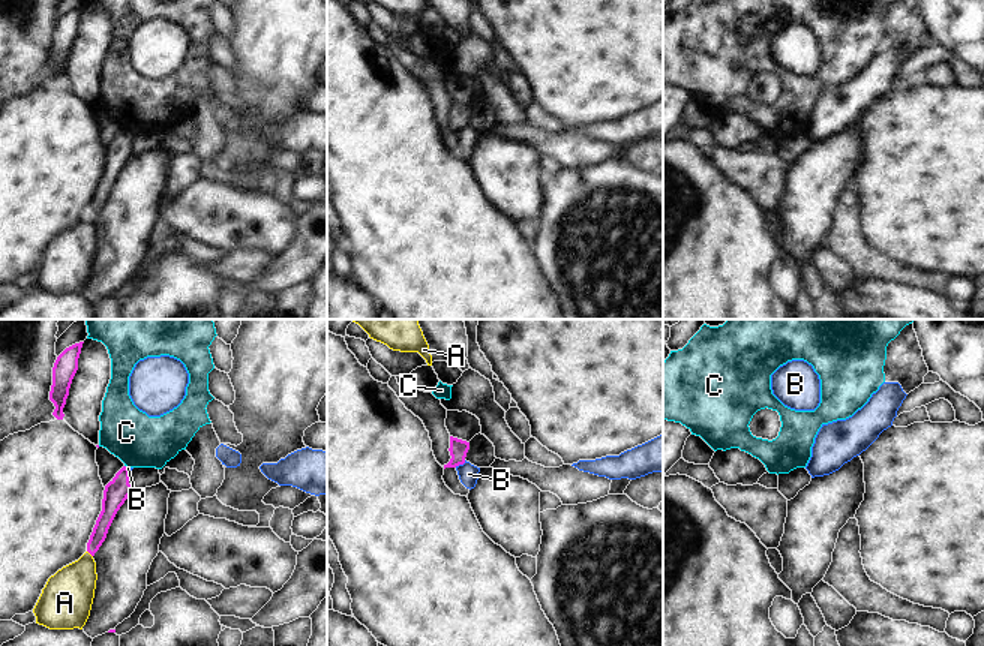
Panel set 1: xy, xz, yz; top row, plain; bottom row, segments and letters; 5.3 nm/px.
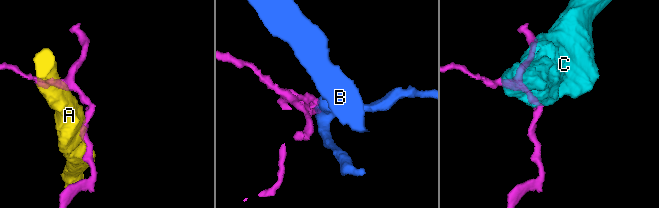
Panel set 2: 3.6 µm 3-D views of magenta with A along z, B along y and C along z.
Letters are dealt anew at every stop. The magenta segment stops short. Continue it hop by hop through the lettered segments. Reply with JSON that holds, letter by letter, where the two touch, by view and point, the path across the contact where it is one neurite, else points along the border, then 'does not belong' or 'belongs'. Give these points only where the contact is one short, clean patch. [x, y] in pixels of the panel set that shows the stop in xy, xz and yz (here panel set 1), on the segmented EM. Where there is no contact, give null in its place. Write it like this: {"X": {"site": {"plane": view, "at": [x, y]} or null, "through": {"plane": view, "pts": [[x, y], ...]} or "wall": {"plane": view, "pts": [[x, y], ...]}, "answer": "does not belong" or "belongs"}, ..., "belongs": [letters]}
{"A": {"site": {"plane": "xy", "at": [89, 552]}, "wall": {"plane": "xy", "pts": [[87, 550], [92, 556]]}, "answer": "does not belong"}, "B": {"site": {"plane": "xz", "at": [459, 463]}, "wall": {"plane": "xz", "pts": [[465, 460], [455, 466]]}, "answer": "does not belong"}, "C": {"site": null, "answer": "does not belong"}, "belongs": []}

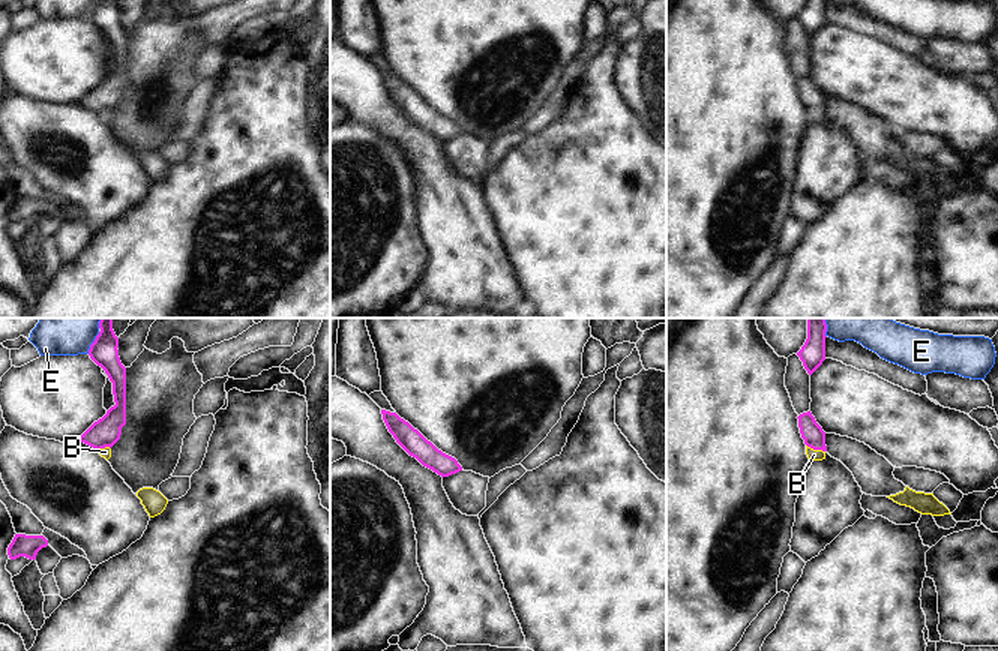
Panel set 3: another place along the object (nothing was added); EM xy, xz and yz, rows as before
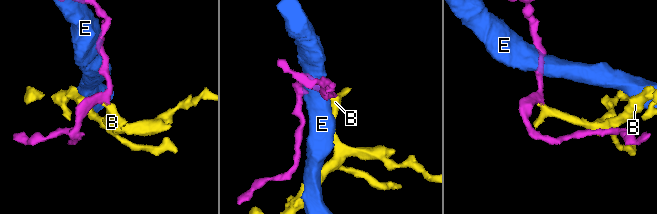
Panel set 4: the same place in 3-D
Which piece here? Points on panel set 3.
{"B": {"site": {"plane": "yz", "at": [815, 449]}, "through": {"plane": "yz", "pts": [[814, 437], [815, 449], [814, 455]]}, "answer": "belongs"}, "E": {"site": {"plane": "xy", "at": [93, 342]}, "wall": {"plane": "xy", "pts": [[99, 332], [87, 353]]}, "answer": "does not belong"}, "belongs": ["B"]}

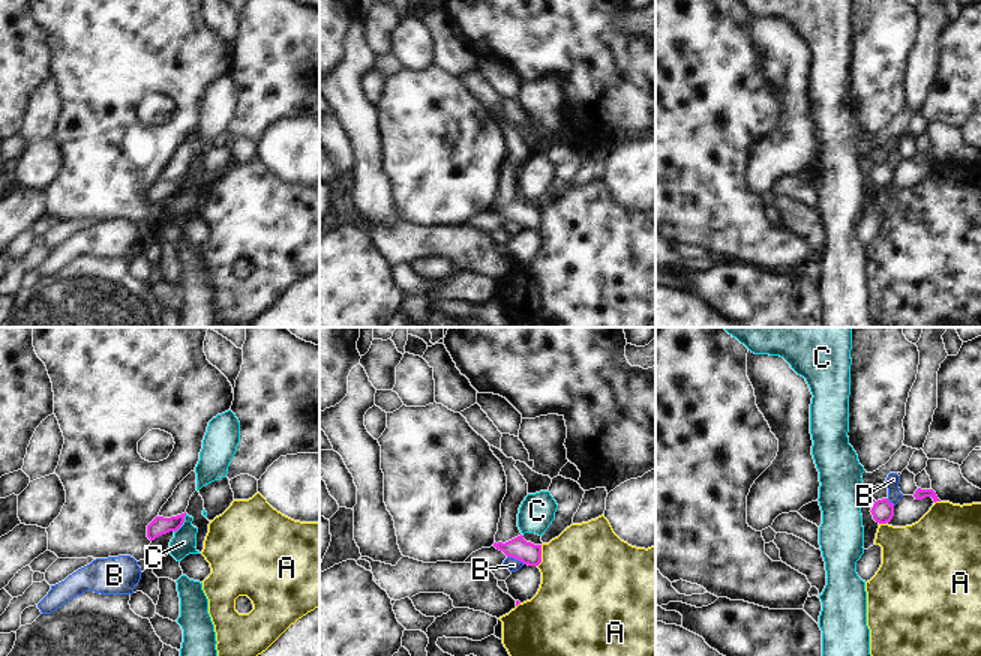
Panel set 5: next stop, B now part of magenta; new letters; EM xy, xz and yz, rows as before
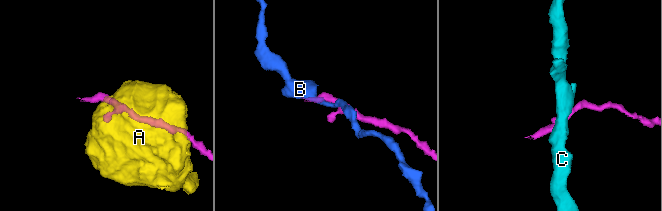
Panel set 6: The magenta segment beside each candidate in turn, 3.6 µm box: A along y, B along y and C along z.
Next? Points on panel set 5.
{"A": {"site": {"plane": "xz", "at": [540, 556]}, "answer": "does not belong"}, "B": {"site": {"plane": "xz", "at": [516, 559]}, "answer": "does not belong"}, "C": {"site": {"plane": "xy", "at": [182, 523]}, "answer": "does not belong"}, "belongs": []}

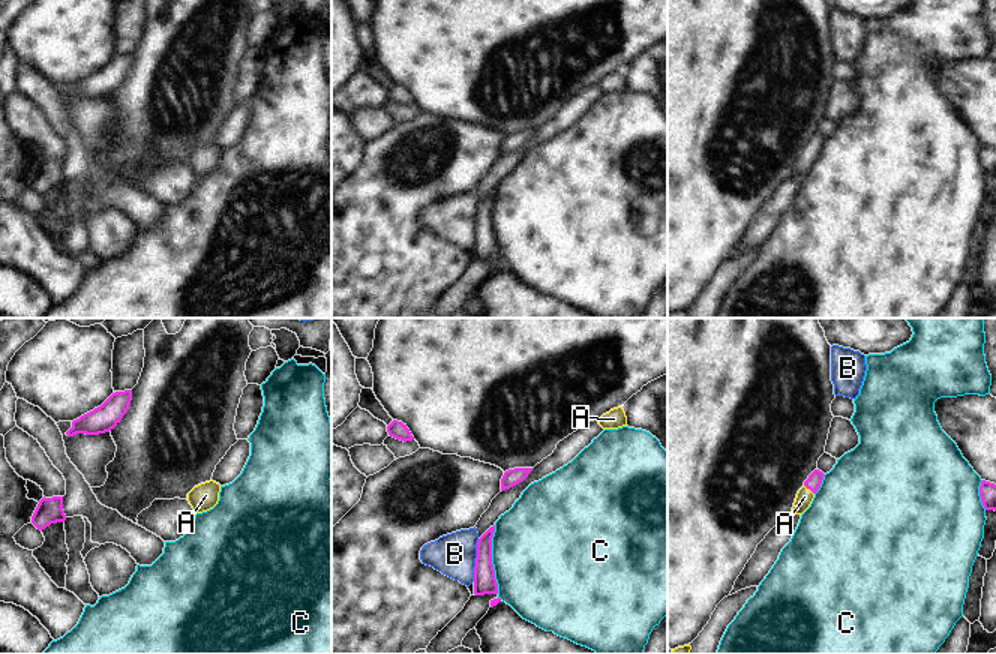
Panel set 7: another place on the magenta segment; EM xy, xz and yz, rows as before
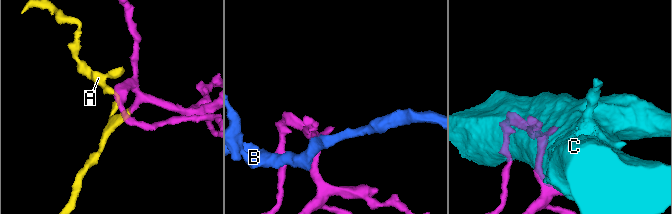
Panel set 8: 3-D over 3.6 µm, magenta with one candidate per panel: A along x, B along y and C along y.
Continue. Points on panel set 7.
{"A": {"site": {"plane": "yz", "at": [809, 488]}, "through": {"plane": "yz", "pts": [[815, 479], [809, 488], [804, 497]]}, "answer": "belongs"}, "B": {"site": {"plane": "xz", "at": [476, 560]}, "answer": "does not belong"}, "C": {"site": {"plane": "xz", "at": [491, 560]}, "answer": "does not belong"}, "belongs": ["A"]}

